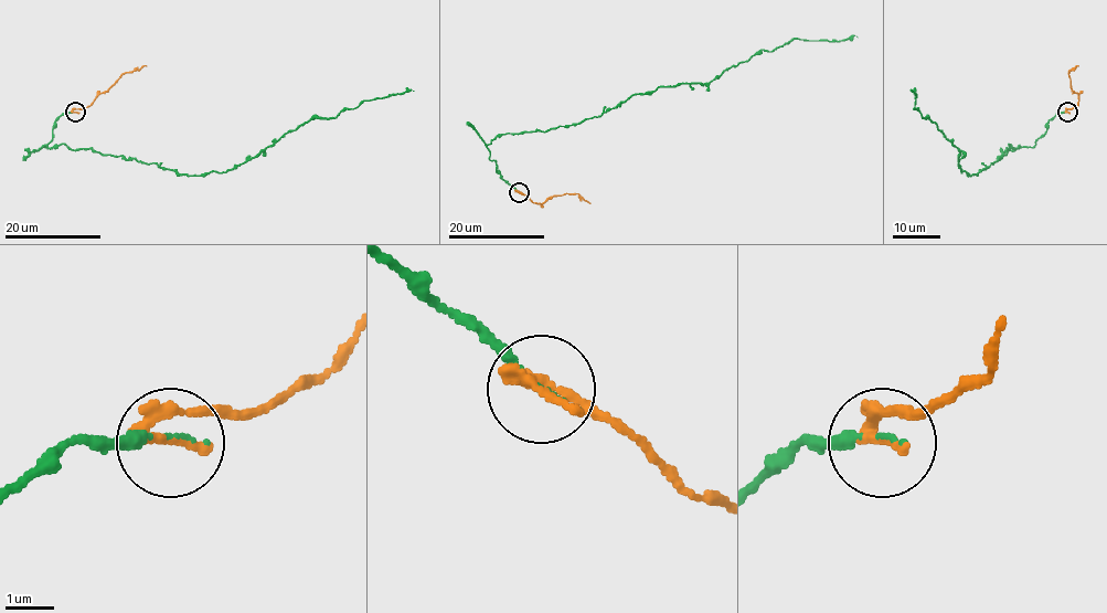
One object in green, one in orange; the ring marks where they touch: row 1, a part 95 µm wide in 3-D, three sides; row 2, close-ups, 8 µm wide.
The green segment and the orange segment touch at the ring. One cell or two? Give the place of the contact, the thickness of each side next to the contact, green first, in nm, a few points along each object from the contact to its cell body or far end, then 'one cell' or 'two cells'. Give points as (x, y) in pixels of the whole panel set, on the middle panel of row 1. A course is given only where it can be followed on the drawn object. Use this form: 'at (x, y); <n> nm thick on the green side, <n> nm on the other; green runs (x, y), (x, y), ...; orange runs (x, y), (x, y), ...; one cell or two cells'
at (519, 192); 110 nm thick on the green side, 300 nm on the other; green runs (518, 192), (489, 159), (487, 146), (506, 133), (576, 125), (632, 95), (708, 84), (795, 39), (857, 38); orange runs (518, 192), (538, 203), (570, 193), (579, 194), (589, 203); two cells

